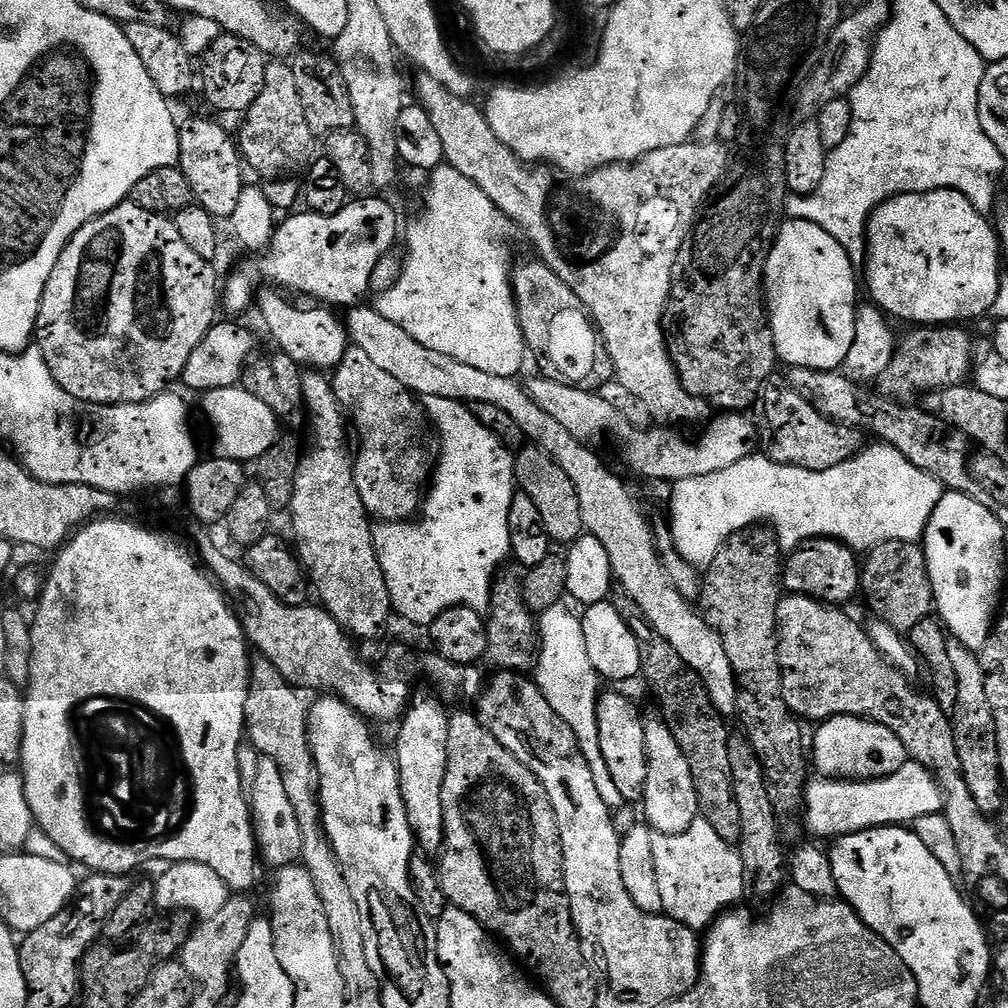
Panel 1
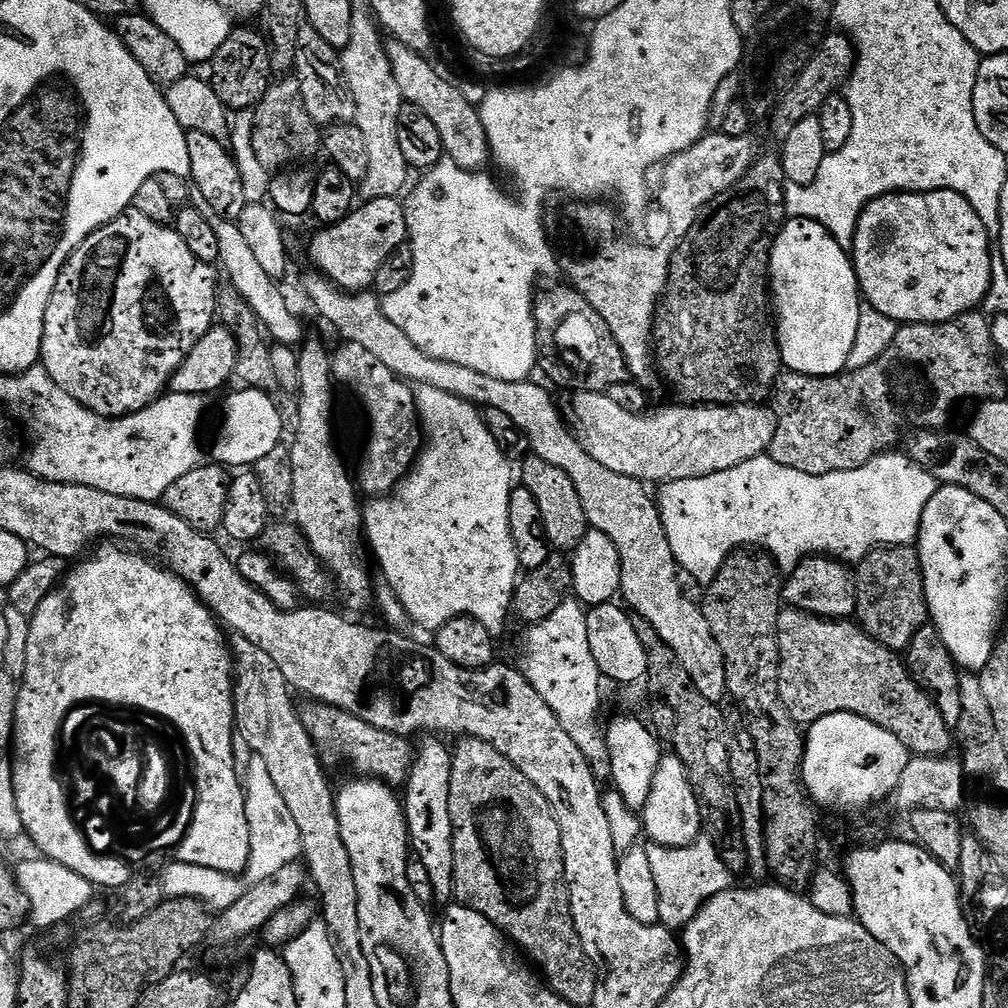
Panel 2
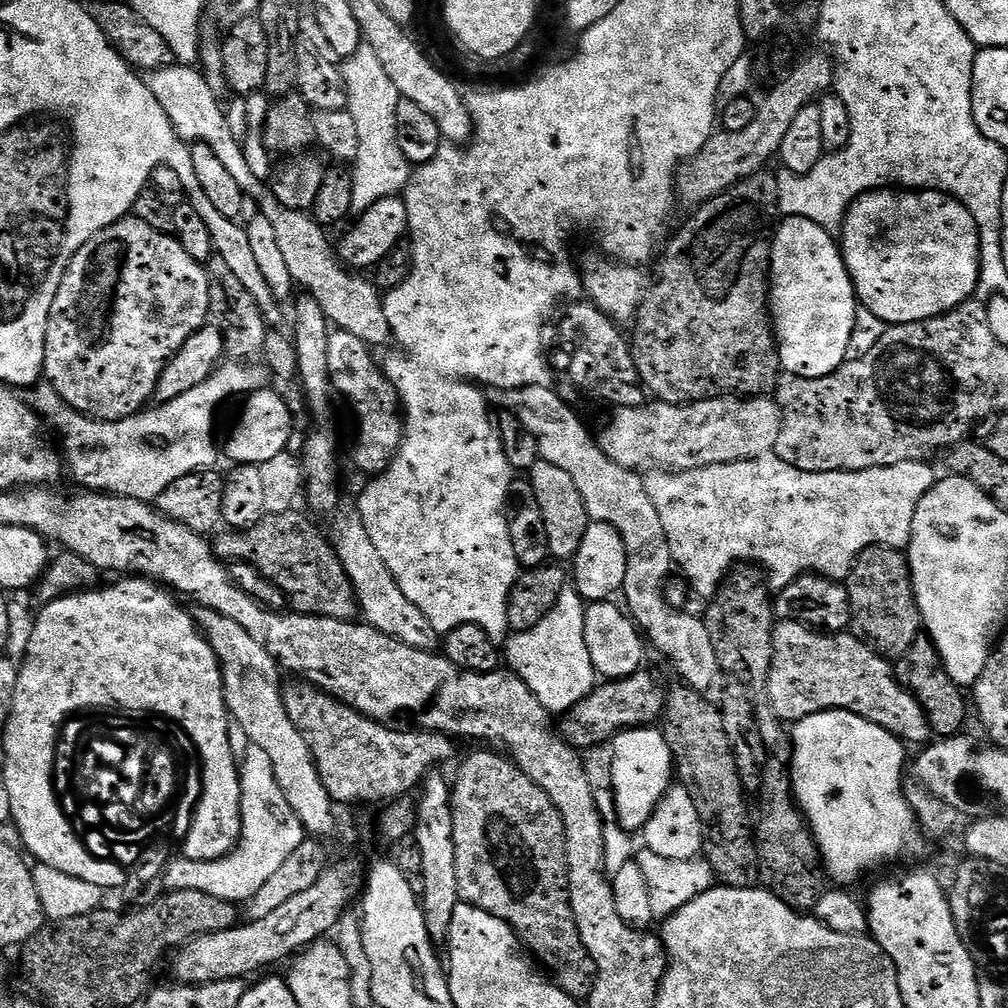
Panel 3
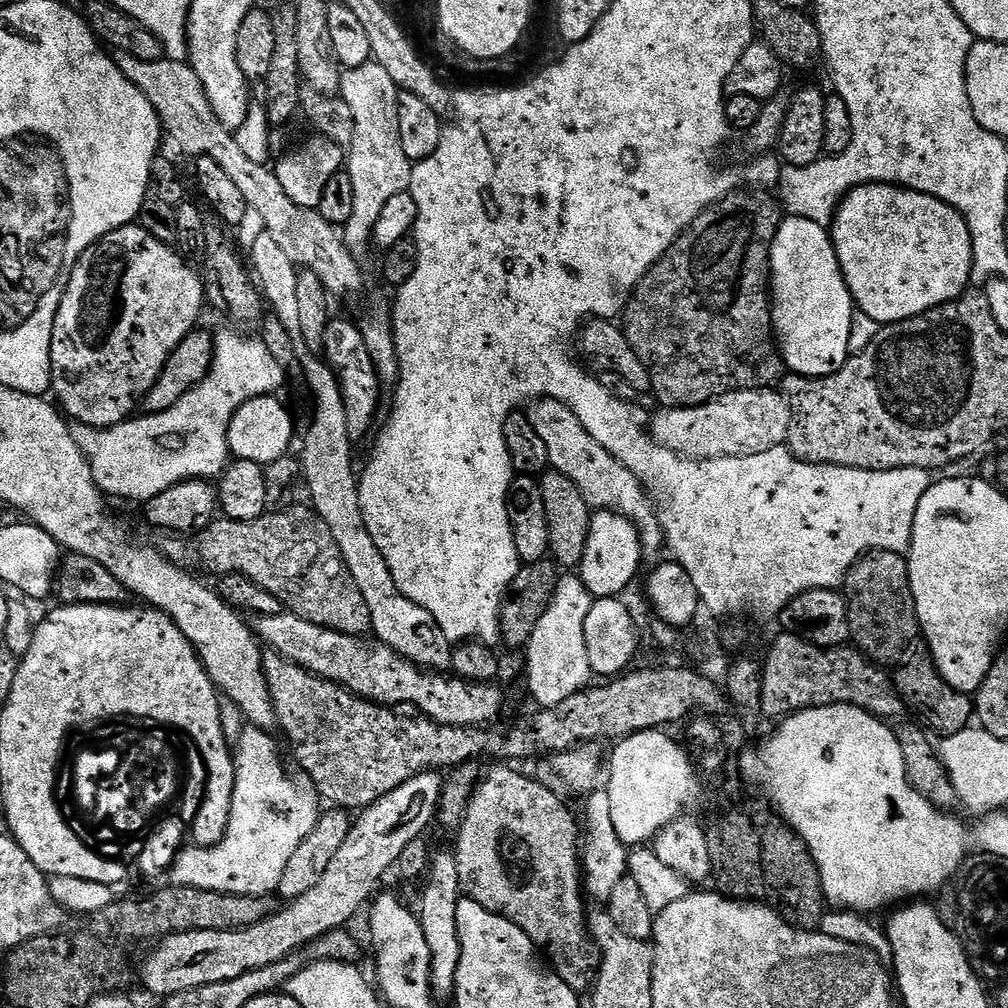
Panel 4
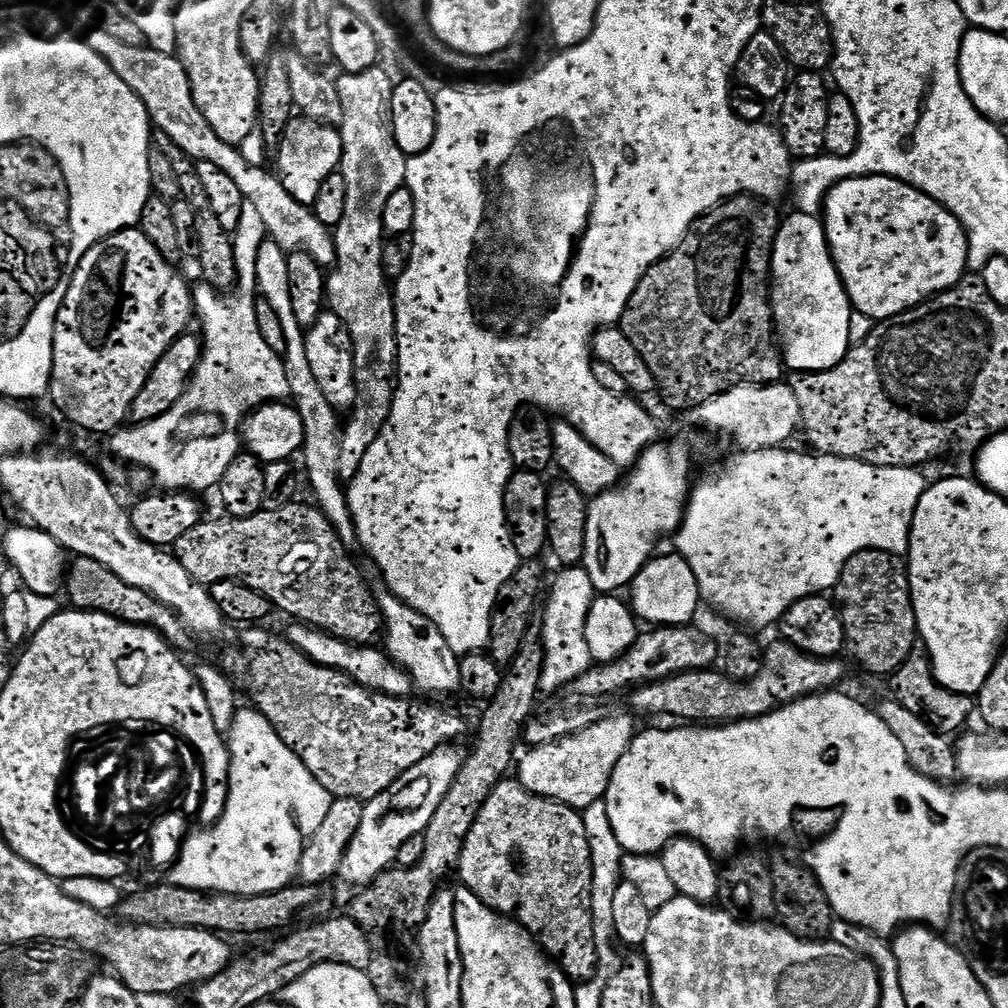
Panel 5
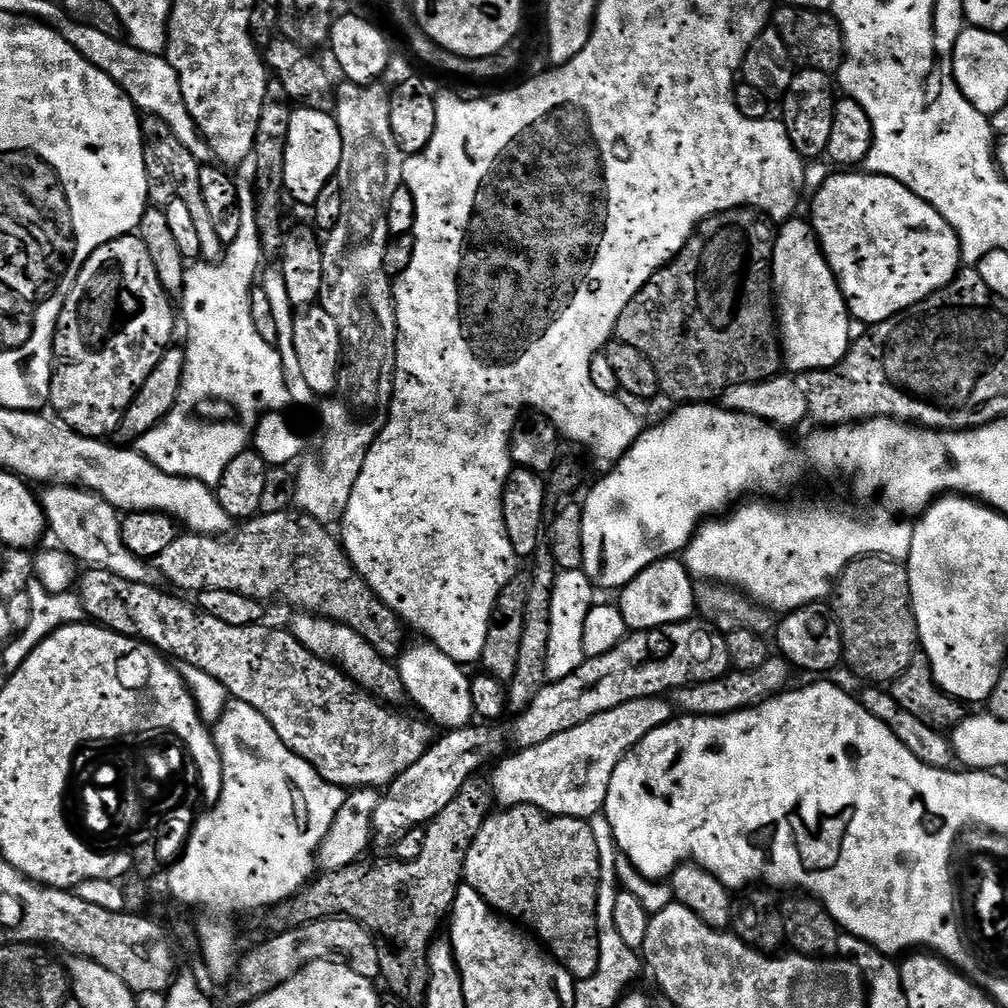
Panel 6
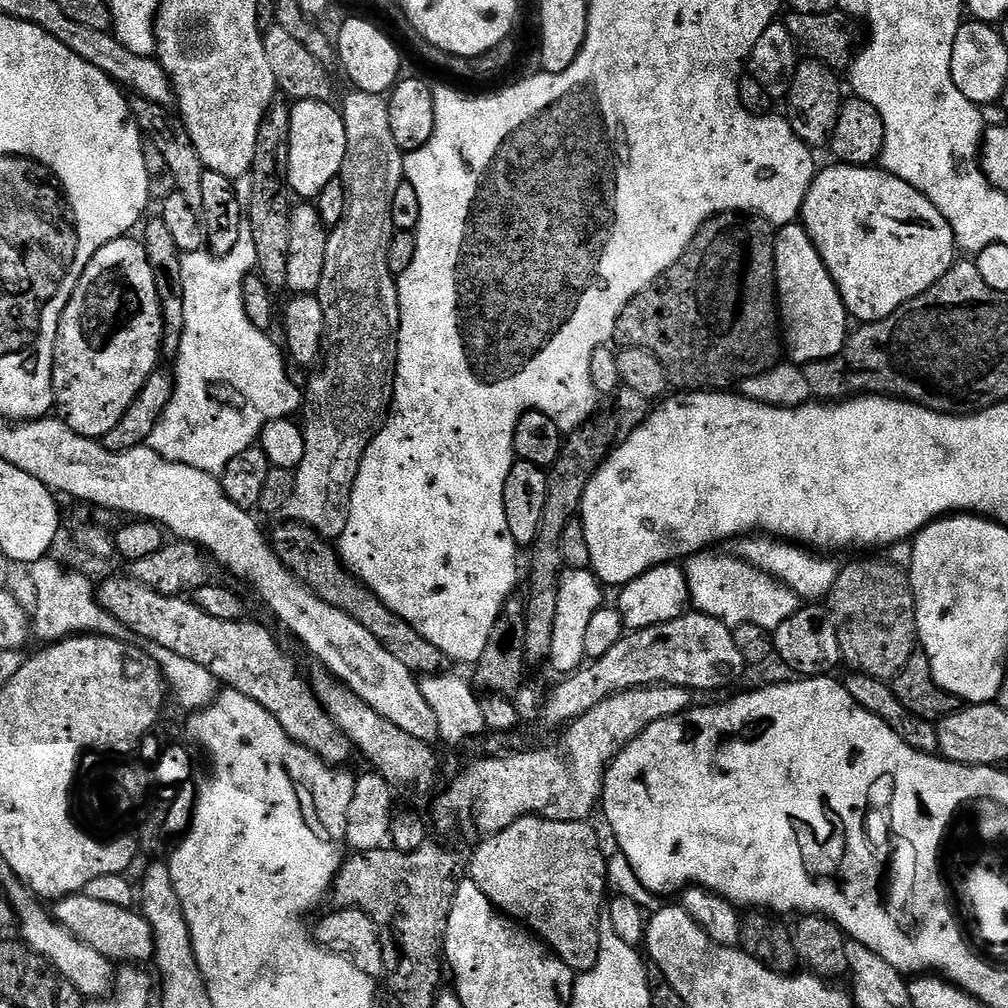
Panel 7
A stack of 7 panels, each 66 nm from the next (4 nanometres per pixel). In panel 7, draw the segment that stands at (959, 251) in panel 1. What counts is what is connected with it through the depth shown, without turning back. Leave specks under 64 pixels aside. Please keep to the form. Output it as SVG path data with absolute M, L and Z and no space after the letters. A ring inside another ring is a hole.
M839 162L833 165L833 168L821 167L813 175L804 199L802 223L832 275L848 315L854 315L862 324L873 324L930 290L938 278L951 270L958 259L956 236L946 218L942 218L940 211L922 193L902 182L902 178L884 171L883 167Z

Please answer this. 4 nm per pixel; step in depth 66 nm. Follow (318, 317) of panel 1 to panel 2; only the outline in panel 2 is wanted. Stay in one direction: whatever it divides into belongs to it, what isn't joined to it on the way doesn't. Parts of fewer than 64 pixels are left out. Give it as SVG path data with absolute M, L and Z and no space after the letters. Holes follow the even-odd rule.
M191 187L191 198L189 200L191 207L195 208L210 224L212 231L216 235L218 241L219 265L224 266L237 294L245 300L249 311L255 313L259 323L266 329L267 335L277 345L295 347L299 345L305 337L304 328L300 324L297 316L292 312L283 292L280 290L279 284L272 276L268 275L258 263L258 258L254 255L246 241L239 223L226 220L221 215L215 213L211 209L210 202L206 201L202 192L196 187Z

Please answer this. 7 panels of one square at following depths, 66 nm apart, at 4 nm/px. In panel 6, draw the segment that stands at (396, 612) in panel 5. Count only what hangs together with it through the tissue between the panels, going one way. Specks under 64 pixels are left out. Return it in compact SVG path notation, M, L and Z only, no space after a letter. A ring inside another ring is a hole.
M431 642L409 645L397 659L397 672L403 683L405 695L423 711L427 719L441 729L451 731L473 723L475 712L470 693L471 677L461 664Z

